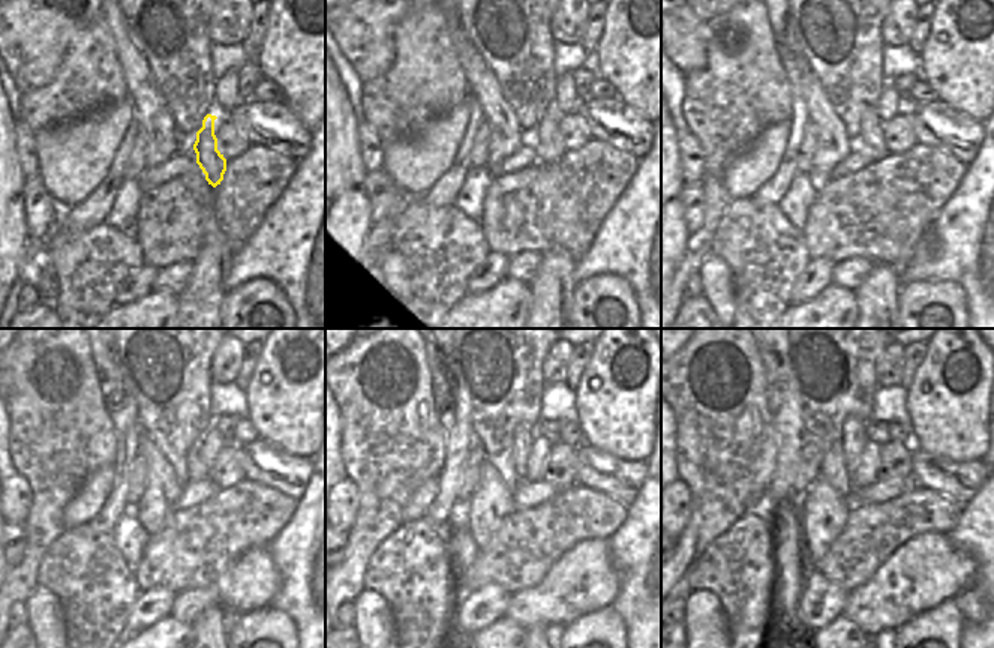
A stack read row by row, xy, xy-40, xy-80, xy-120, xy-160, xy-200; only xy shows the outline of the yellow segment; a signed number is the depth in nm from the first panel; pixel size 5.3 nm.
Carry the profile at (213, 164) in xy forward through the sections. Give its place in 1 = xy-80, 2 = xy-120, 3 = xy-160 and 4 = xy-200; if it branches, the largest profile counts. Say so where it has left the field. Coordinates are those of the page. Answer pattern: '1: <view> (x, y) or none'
1: xy-80 (870, 126)
2: xy-120 (197, 471)
3: xy-160 (522, 443)
4: xy-200 (853, 438)

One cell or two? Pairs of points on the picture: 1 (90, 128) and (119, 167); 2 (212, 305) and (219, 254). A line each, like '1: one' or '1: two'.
1: two
2: one

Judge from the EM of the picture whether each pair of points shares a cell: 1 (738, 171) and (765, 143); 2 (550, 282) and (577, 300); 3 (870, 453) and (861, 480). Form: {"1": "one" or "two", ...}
{"1": "one", "2": "two", "3": "one"}

